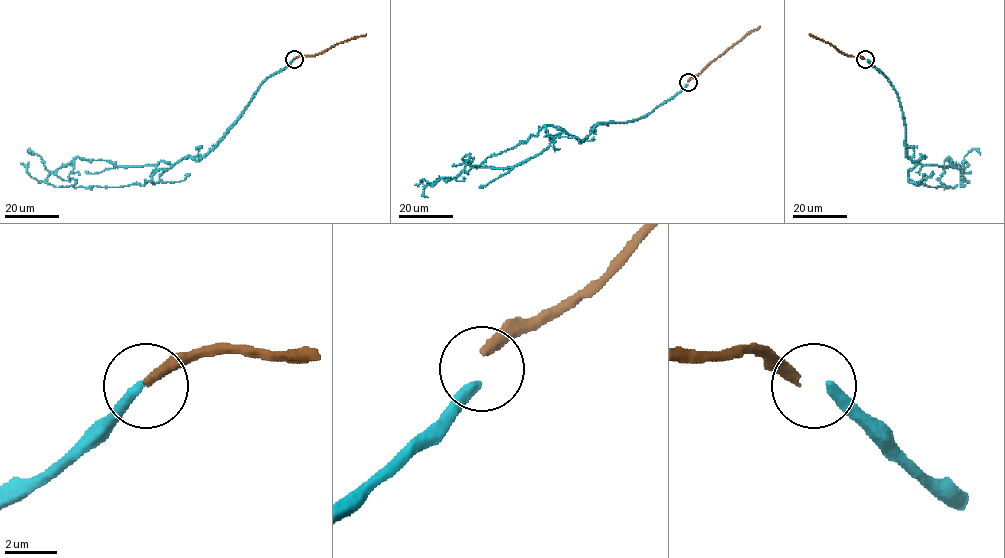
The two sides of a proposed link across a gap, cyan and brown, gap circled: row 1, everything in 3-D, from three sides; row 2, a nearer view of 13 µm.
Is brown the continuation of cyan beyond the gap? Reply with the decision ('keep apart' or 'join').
join

